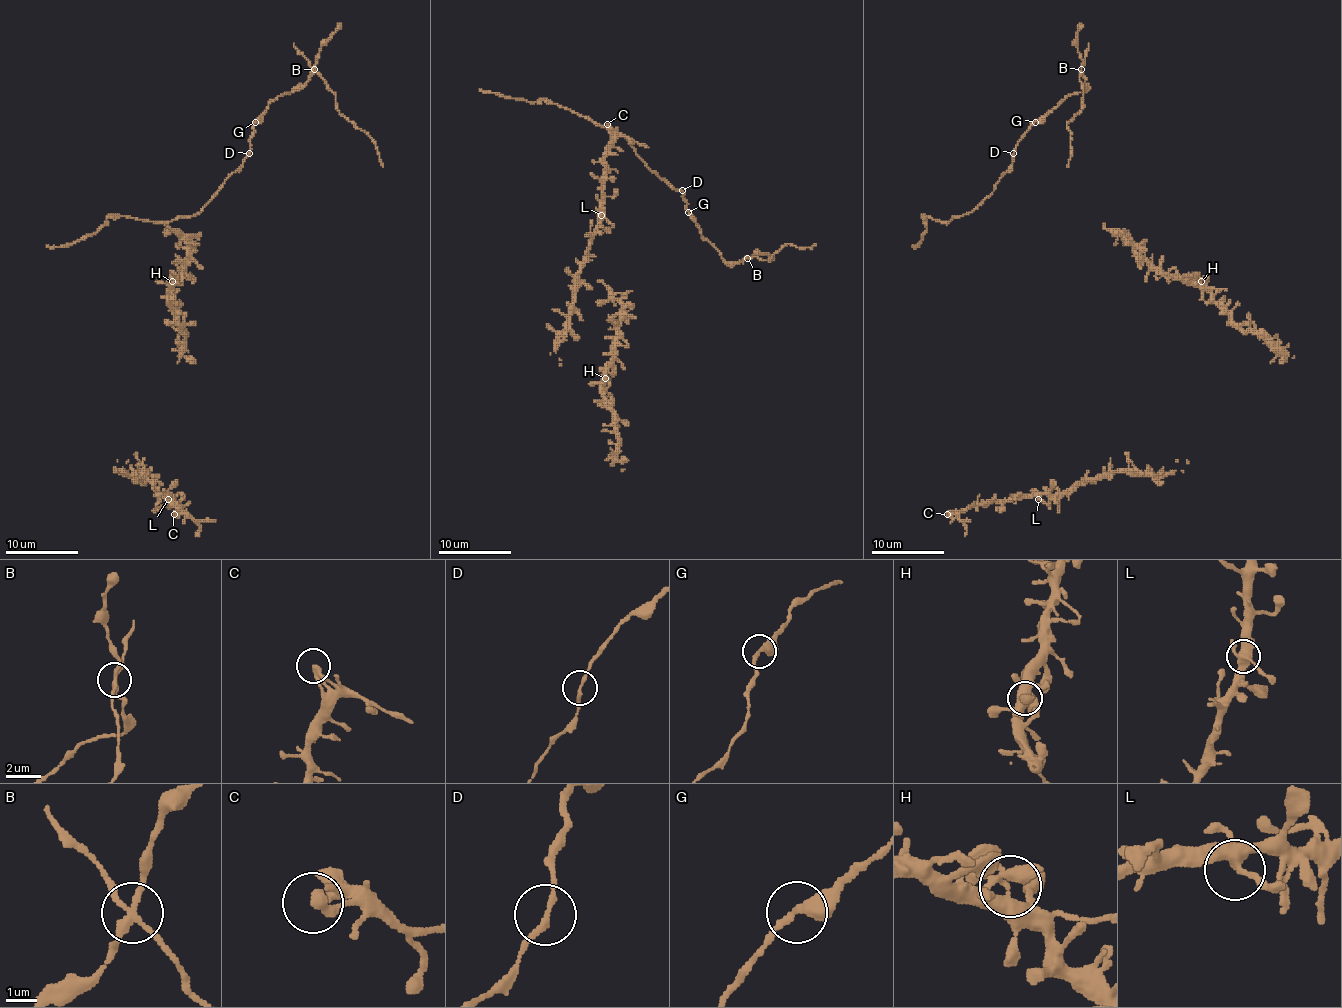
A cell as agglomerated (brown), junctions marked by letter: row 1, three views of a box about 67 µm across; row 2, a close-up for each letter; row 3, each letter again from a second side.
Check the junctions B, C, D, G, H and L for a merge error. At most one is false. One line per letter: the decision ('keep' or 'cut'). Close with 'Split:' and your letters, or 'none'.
B: cut
C: keep
D: keep
G: keep
H: keep
L: keep
Split: B

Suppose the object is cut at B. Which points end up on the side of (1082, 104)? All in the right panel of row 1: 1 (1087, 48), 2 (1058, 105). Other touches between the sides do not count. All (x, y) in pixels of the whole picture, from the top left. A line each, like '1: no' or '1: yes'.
1: yes
2: no

